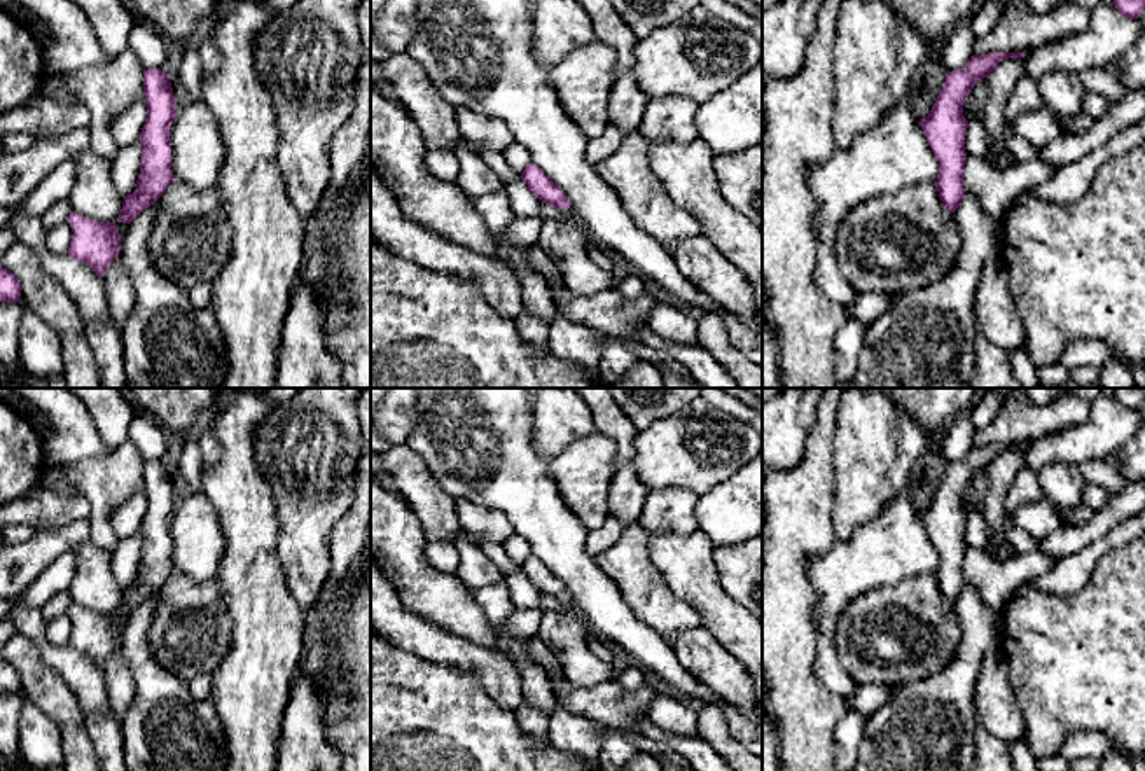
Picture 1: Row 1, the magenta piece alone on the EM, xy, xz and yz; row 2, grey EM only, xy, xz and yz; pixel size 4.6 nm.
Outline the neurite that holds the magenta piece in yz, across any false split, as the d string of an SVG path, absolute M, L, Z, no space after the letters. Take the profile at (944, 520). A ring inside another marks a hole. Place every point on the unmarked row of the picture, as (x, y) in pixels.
M988 444L970 448L963 460L947 463L946 476L930 505L919 511L921 521L939 554L935 579L942 596L953 605L961 596L963 559L967 556L965 528L968 512L963 507L965 490L974 477L991 467L996 456L1009 449L1024 449L1024 444Z

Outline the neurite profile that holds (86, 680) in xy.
M17 598L10 603L10 617L17 633L33 640L42 659L70 685L84 713L107 713L112 710L105 670L68 645L51 643L45 636L47 621L40 608L28 607Z

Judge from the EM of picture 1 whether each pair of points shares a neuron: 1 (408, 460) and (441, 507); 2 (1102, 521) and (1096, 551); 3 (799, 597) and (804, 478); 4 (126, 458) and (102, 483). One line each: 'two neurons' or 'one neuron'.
1: one neuron
2: two neurons
3: one neuron
4: one neuron

